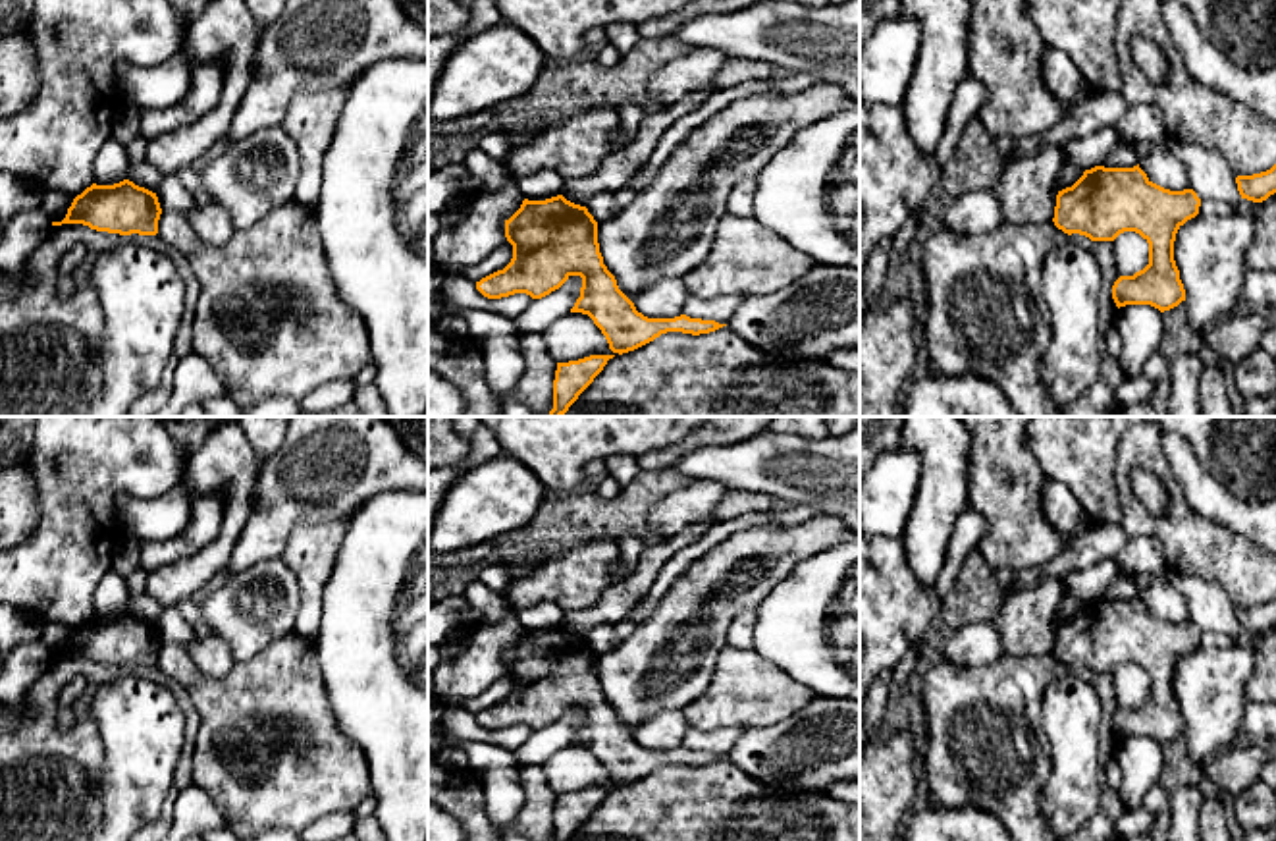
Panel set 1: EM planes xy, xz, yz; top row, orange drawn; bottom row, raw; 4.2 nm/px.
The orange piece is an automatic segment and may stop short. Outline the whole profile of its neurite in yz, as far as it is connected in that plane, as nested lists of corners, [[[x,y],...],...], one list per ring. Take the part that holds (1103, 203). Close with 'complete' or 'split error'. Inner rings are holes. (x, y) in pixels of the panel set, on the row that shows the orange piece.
[[[1095,166],[1056,195],[1054,226],[1091,241],[1114,241],[1135,231],[1149,243],[1149,264],[1112,285],[1116,307],[1151,305],[1160,312],[1185,301],[1174,260],[1178,230],[1199,214],[1201,199],[1193,189],[1170,191],[1153,183],[1137,166]]] | complete

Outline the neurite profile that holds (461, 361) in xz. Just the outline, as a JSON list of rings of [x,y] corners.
[[[438,332],[428,334],[428,370],[445,374],[466,397],[466,417],[505,417],[484,368],[482,349],[466,339],[455,339]]]

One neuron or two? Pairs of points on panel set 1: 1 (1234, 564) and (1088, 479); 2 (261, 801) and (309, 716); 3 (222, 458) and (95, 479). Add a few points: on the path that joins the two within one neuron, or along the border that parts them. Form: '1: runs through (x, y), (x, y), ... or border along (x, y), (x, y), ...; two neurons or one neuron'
1: border along (1116, 450), (1115, 490), (1120, 512), (1118, 523); two neurons
2: runs through (282, 780), (318, 747), (311, 737); one neuron
3: border along (187, 465), (184, 475); two neurons

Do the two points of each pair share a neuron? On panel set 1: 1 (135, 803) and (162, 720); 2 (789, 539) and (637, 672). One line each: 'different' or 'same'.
1: same
2: same

